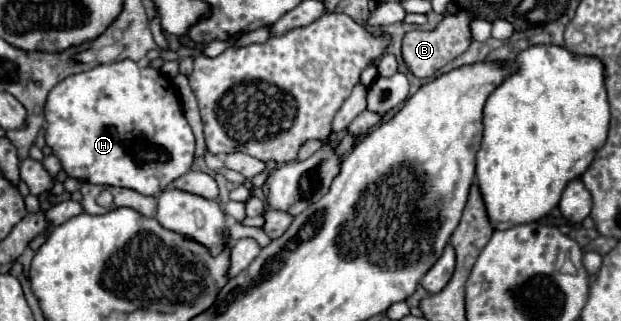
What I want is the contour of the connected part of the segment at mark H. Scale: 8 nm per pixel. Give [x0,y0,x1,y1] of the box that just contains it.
[46,60,194,196]

